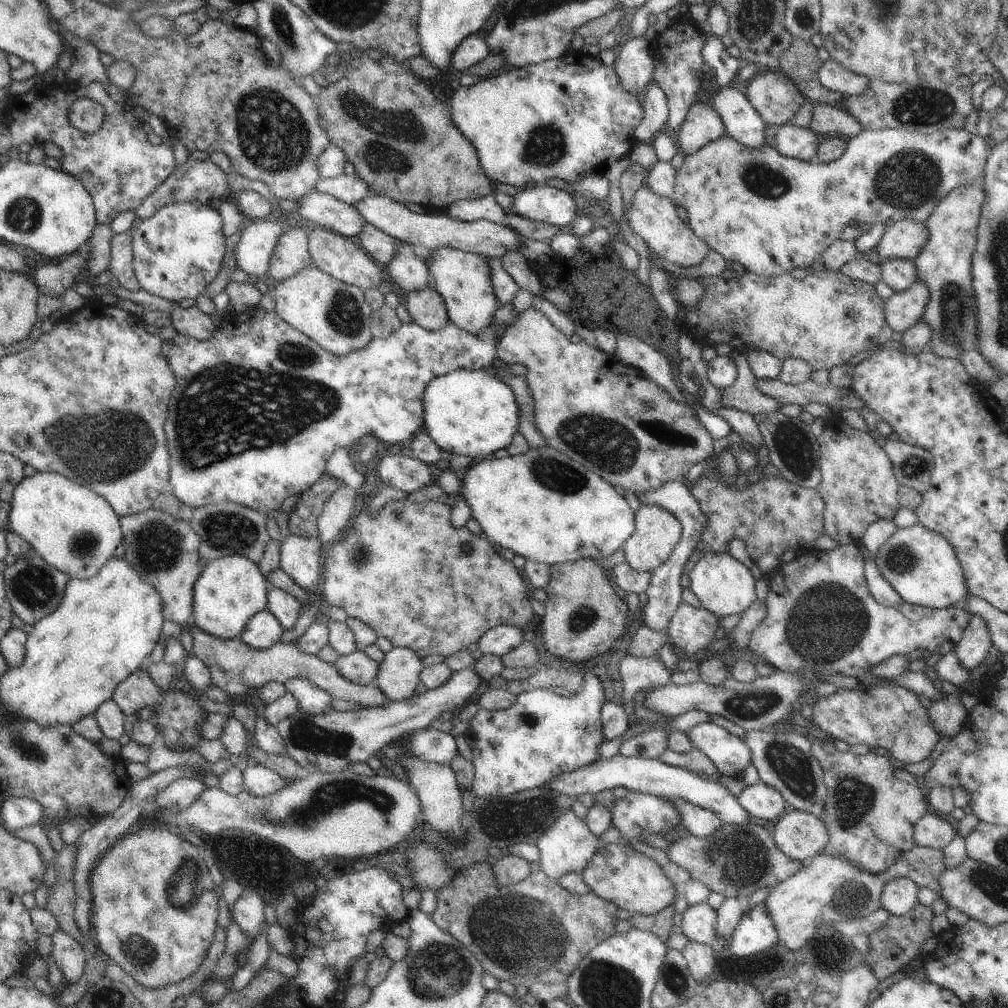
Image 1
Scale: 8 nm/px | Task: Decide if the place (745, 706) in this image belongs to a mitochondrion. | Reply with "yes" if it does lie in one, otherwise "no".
yes

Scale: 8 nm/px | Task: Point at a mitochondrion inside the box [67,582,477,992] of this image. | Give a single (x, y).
(329, 797)

